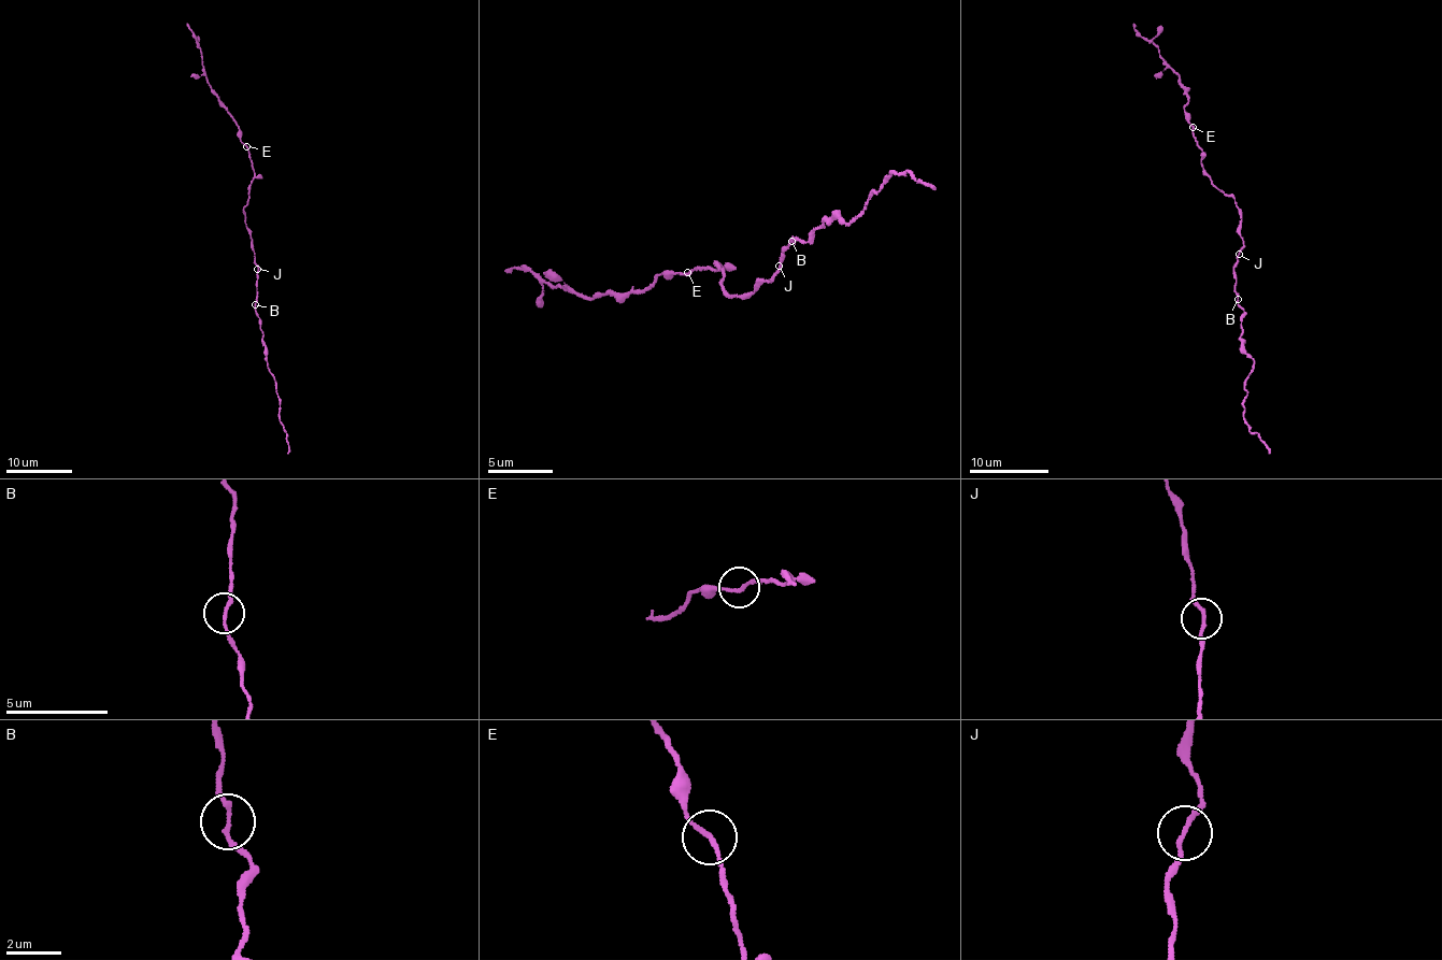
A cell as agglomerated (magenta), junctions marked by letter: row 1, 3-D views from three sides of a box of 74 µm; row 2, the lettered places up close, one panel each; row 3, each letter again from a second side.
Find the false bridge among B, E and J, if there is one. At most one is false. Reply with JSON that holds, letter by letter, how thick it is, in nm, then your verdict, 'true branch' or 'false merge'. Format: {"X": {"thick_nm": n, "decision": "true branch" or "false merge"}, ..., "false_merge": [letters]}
{"B": {"thick_nm": 160, "decision": "true branch"}, "E": {"thick_nm": 160, "decision": "true branch"}, "J": {"thick_nm": 150, "decision": "true branch"}, "false_merge": []}

